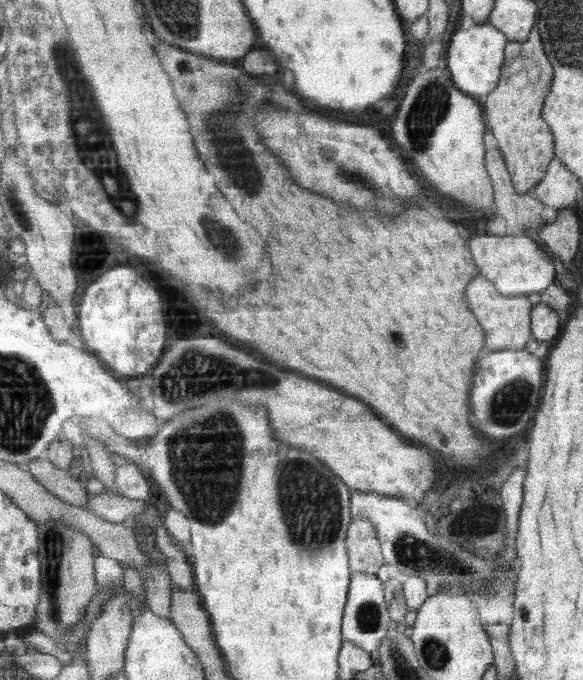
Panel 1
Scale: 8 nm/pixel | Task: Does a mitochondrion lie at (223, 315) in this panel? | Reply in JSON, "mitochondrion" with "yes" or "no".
{"mitochondrion":"no"}

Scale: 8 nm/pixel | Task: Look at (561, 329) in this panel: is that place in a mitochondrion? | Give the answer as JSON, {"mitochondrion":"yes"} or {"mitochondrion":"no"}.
{"mitochondrion":"no"}

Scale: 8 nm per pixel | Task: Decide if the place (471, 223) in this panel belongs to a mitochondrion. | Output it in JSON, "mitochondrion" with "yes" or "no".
{"mitochondrion":"no"}

